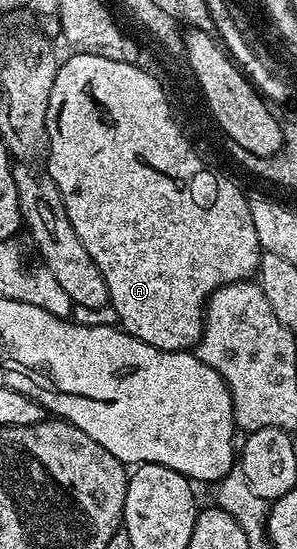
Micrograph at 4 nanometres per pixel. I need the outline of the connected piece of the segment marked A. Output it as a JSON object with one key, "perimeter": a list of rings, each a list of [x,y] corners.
{"perimeter":[[[69,54],[69,59],[56,68],[54,85],[48,102],[48,126],[46,128],[46,155],[48,167],[46,174],[52,178],[62,201],[66,205],[66,217],[78,233],[78,241],[86,245],[86,253],[98,265],[102,277],[108,286],[108,302],[111,310],[116,310],[119,326],[146,345],[163,351],[187,351],[195,348],[204,332],[204,309],[208,298],[220,287],[231,283],[251,280],[260,270],[260,242],[258,233],[254,233],[254,221],[250,221],[249,196],[240,192],[236,183],[231,183],[224,175],[211,171],[200,160],[201,152],[188,144],[186,136],[180,132],[176,119],[172,116],[173,108],[169,106],[160,83],[153,75],[136,67],[135,63],[109,61],[107,57],[94,57],[82,54]]]}

